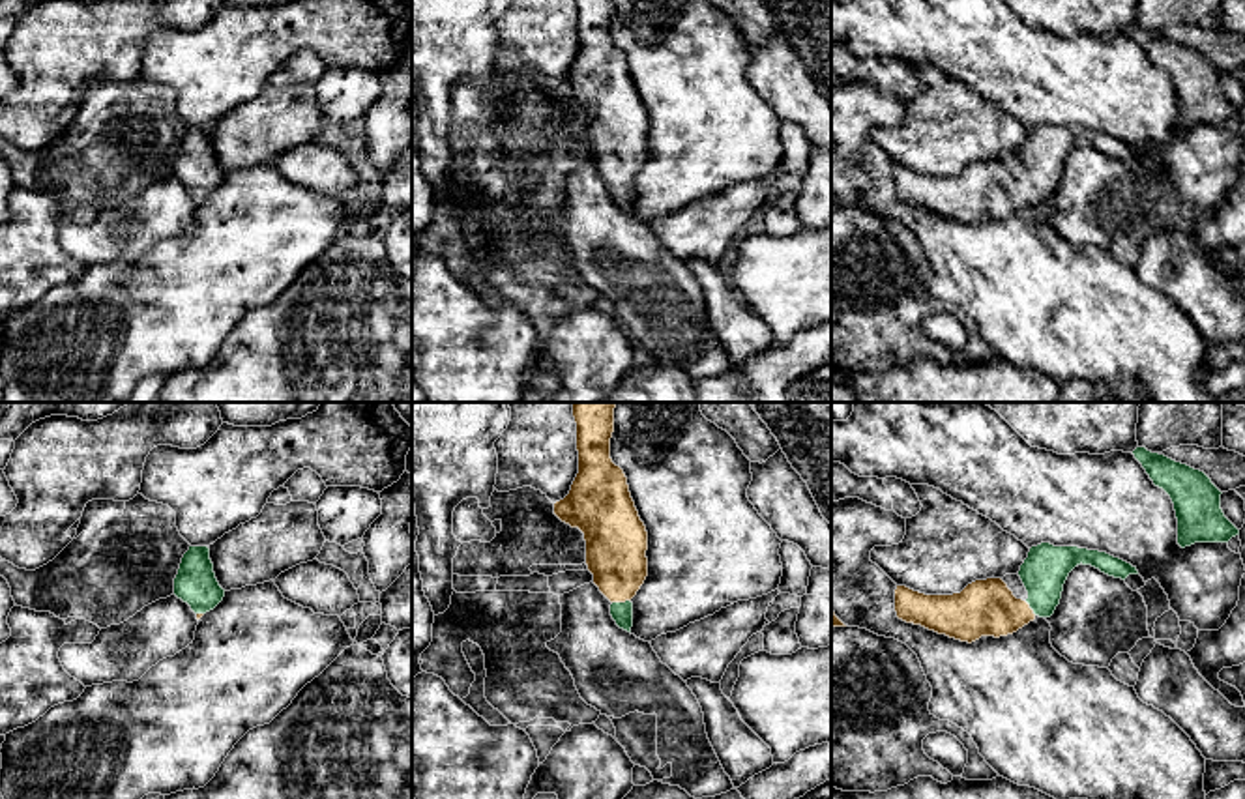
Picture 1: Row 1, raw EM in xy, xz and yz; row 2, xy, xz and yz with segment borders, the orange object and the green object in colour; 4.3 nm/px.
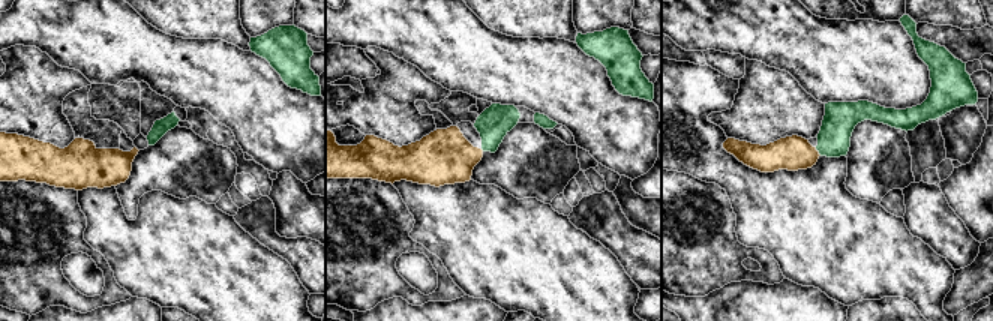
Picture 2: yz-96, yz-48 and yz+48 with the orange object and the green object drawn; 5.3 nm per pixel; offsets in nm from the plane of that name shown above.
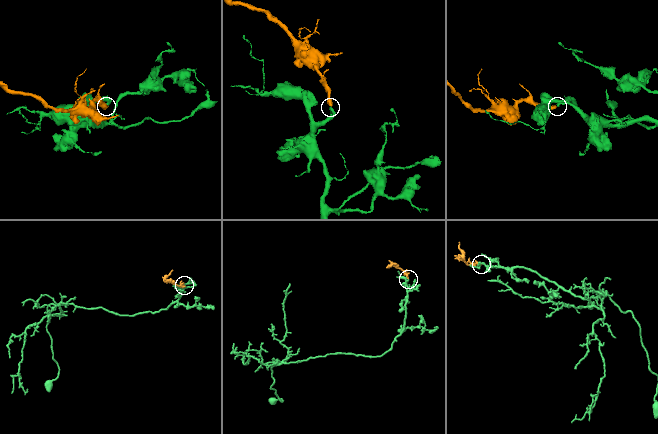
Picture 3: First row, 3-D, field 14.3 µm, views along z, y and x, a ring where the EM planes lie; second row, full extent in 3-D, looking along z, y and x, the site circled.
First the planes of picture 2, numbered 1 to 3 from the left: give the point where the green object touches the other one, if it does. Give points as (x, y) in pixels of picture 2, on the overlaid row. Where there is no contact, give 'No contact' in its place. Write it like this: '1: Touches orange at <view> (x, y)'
1: No contact
2: No contact
3: Touches orange at yz+48 (818, 152)

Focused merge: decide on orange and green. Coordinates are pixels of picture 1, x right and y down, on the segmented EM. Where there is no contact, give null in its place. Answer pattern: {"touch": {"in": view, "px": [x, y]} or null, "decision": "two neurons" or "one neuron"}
{"touch": {"in": "xz", "px": [620, 601]}, "decision": "one neuron"}

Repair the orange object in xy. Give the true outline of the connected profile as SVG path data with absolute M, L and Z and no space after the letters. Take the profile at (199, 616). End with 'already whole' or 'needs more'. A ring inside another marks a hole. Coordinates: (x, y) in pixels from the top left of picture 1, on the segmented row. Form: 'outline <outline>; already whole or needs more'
outline M189 546L174 578L174 595L187 603L200 619L225 597L219 586L208 546Z; needs more

